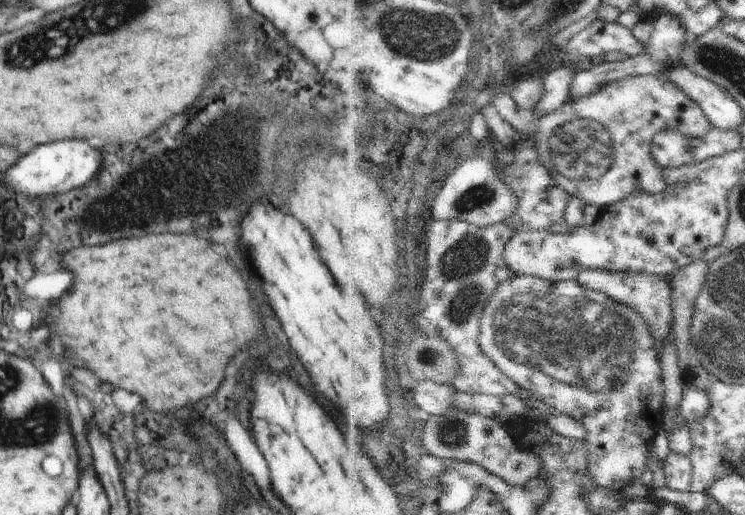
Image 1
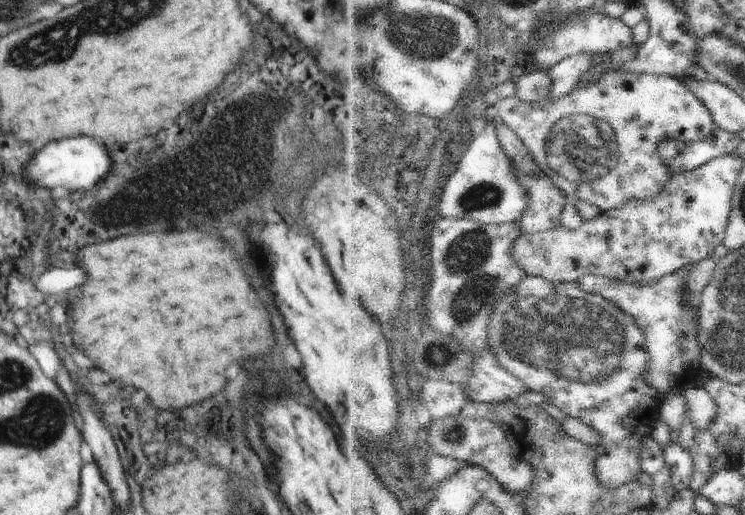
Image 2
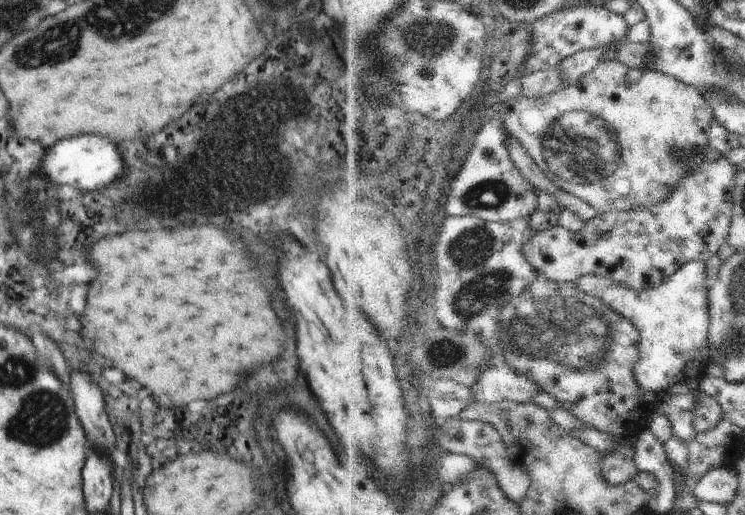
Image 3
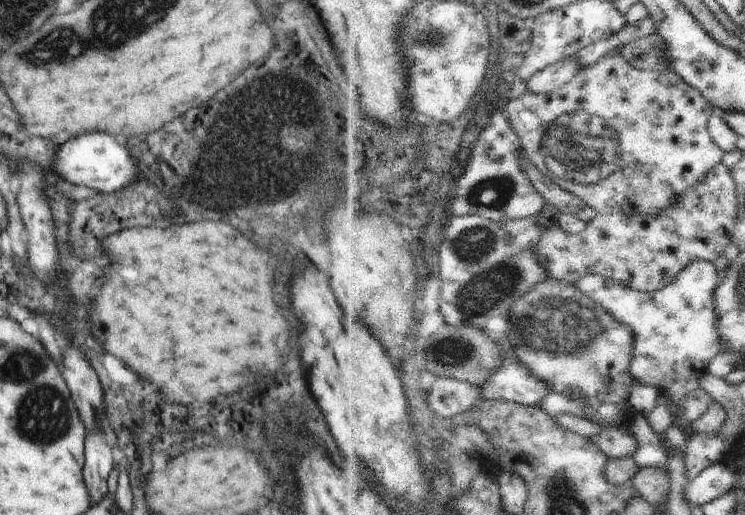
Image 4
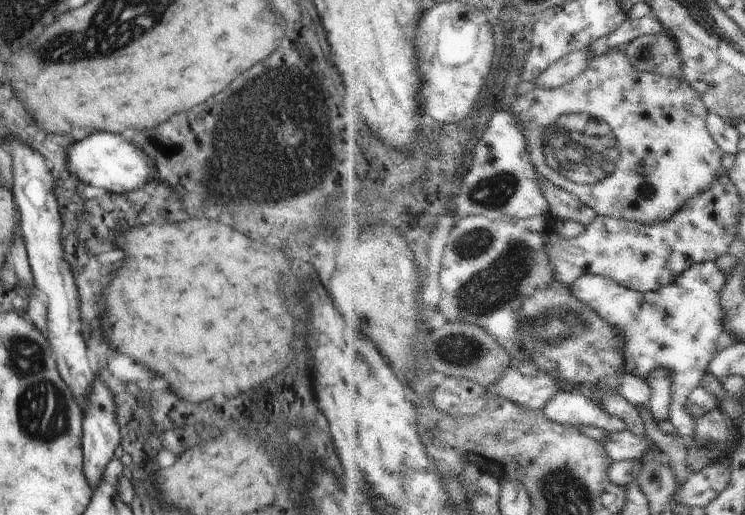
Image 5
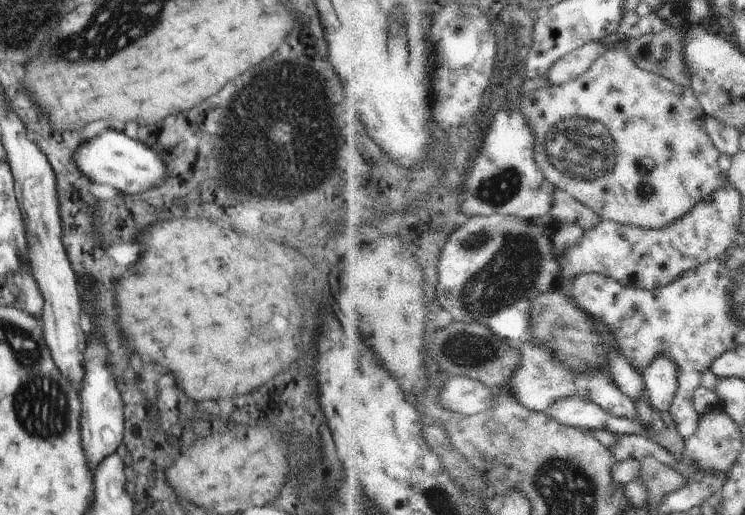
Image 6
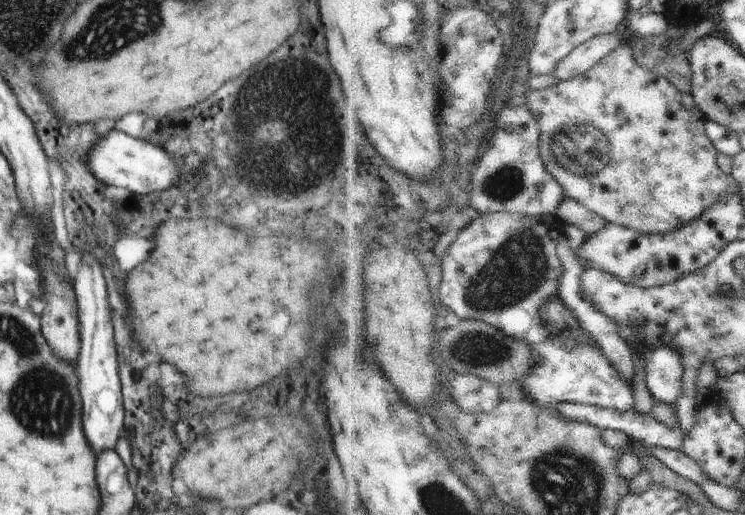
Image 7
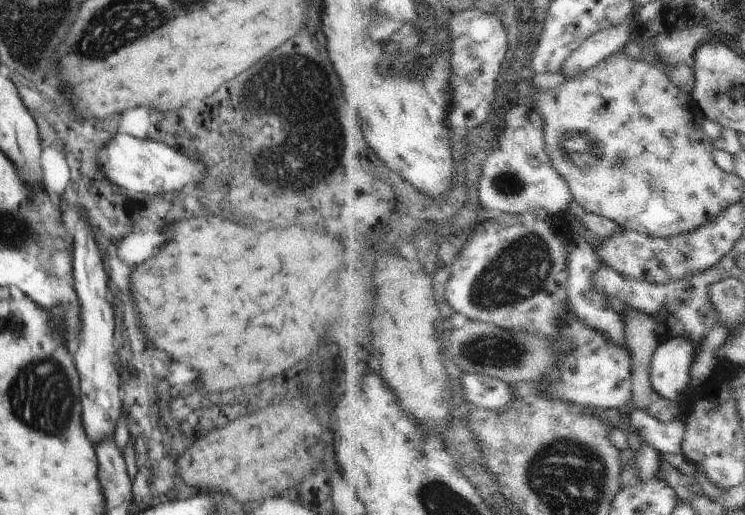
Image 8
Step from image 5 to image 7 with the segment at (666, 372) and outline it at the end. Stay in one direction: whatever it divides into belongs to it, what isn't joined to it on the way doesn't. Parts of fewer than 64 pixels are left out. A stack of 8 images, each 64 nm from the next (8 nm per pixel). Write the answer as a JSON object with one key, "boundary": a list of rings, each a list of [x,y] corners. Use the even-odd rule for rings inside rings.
{"boundary":[[[666,345],[656,349],[647,367],[648,387],[655,399],[674,405],[684,395],[686,370],[685,356],[678,353],[678,348]]]}

